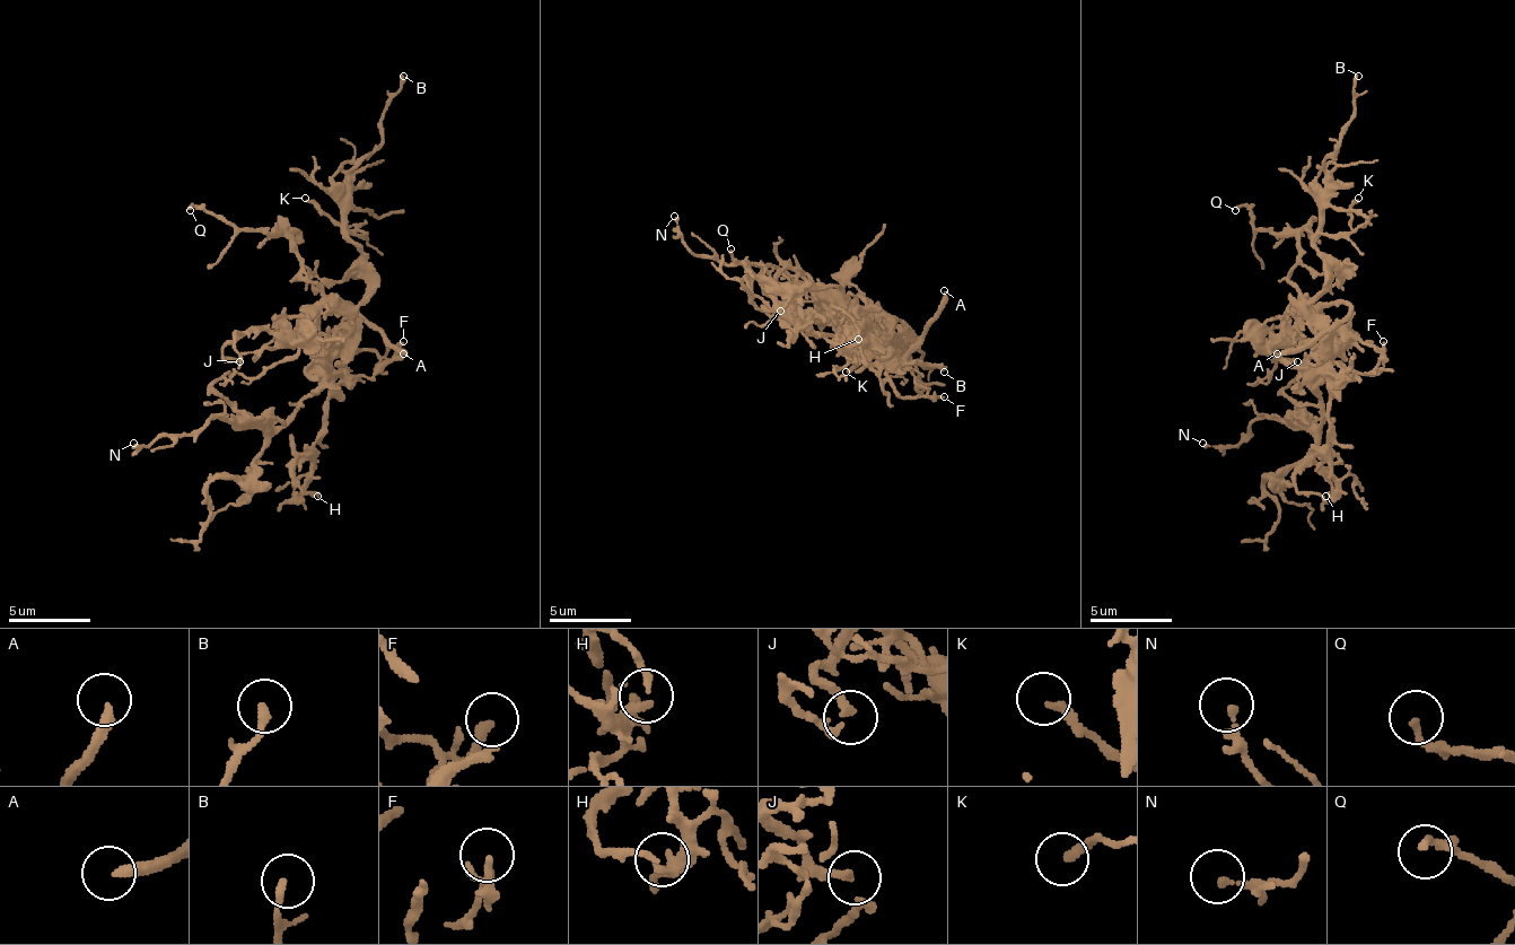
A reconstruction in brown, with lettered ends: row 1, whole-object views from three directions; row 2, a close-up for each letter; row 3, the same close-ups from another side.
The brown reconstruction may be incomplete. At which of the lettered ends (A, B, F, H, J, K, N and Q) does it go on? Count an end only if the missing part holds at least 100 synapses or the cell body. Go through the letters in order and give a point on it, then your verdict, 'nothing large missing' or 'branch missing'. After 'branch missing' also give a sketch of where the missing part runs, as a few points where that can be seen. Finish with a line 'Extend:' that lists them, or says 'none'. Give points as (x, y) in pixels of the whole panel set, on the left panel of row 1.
A: at (403, 353); branch missing
B: at (403, 76); nothing large missing
F: at (403, 341); nothing large missing
H: at (317, 496); nothing large missing
J: at (239, 361); nothing large missing
K: at (305, 198); nothing large missing
N: at (133, 443); nothing large missing
Q: at (190, 210); nothing large missing
Extend: A

